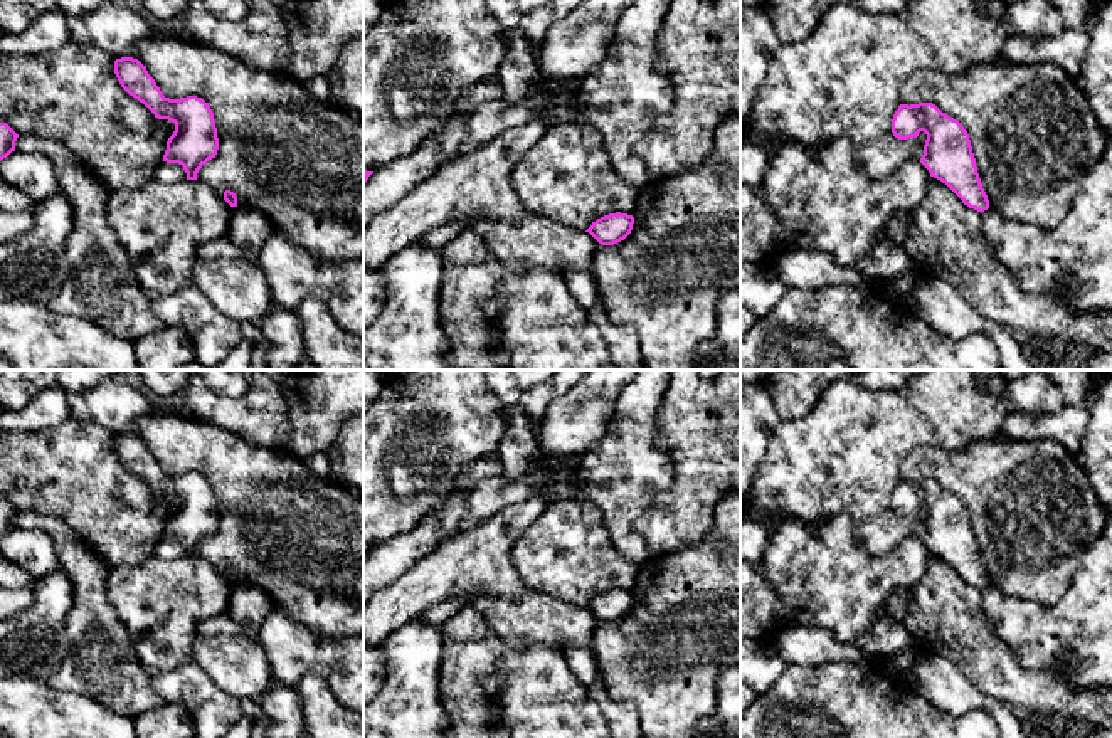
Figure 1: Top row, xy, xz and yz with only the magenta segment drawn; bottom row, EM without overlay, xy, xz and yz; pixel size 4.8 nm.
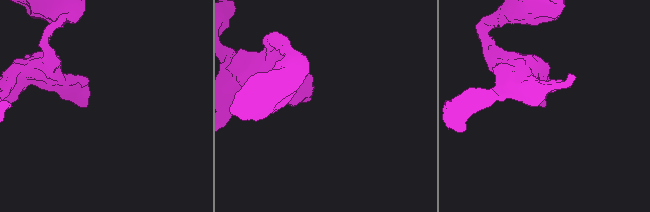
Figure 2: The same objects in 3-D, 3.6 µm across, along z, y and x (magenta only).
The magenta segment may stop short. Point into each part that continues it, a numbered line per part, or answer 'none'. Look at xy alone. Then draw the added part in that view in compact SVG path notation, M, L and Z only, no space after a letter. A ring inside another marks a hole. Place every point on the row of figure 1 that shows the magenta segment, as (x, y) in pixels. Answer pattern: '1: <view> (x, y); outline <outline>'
none

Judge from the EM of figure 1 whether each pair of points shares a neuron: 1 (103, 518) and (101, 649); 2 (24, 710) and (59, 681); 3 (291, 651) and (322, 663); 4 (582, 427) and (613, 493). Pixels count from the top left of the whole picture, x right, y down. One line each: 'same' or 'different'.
1: different
2: different
3: same
4: different

